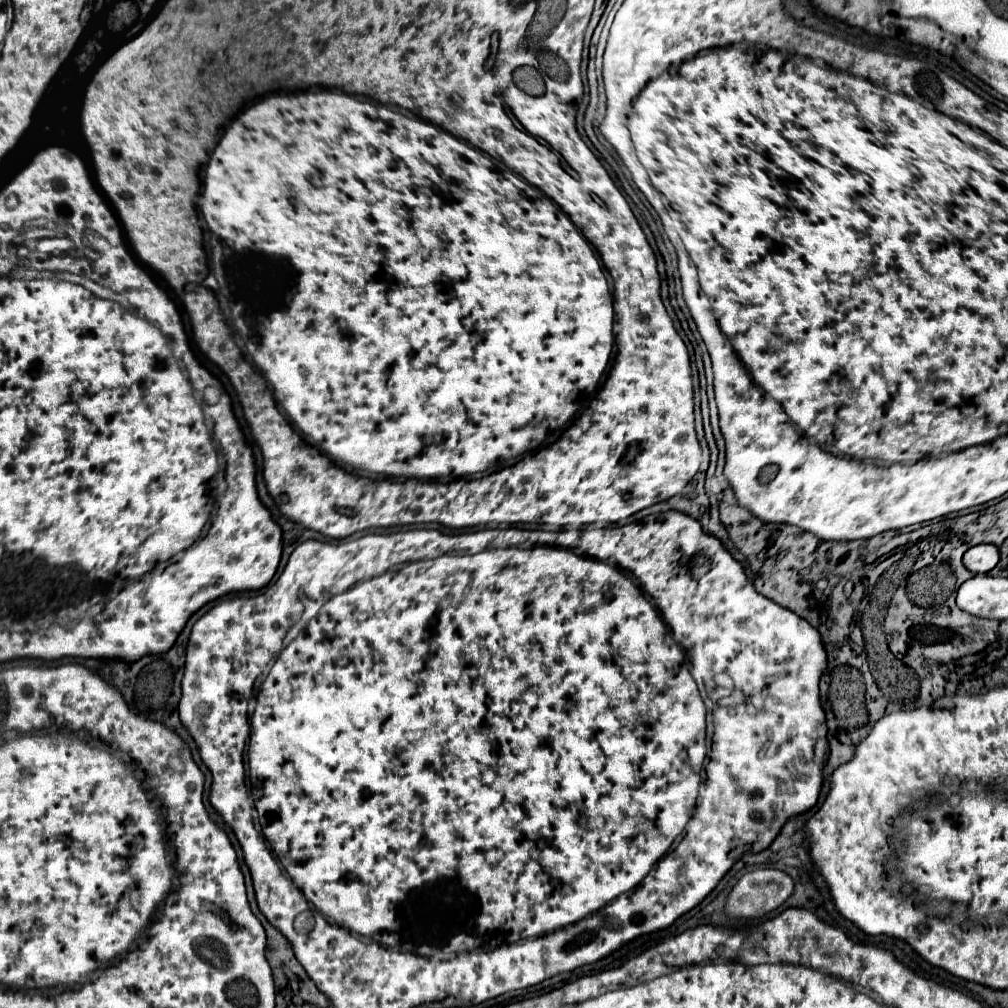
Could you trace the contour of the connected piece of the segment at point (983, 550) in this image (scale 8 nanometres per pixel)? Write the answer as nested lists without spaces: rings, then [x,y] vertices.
[[[979,544],[963,554],[963,564],[973,574],[987,574],[999,562],[999,548],[993,544]]]

